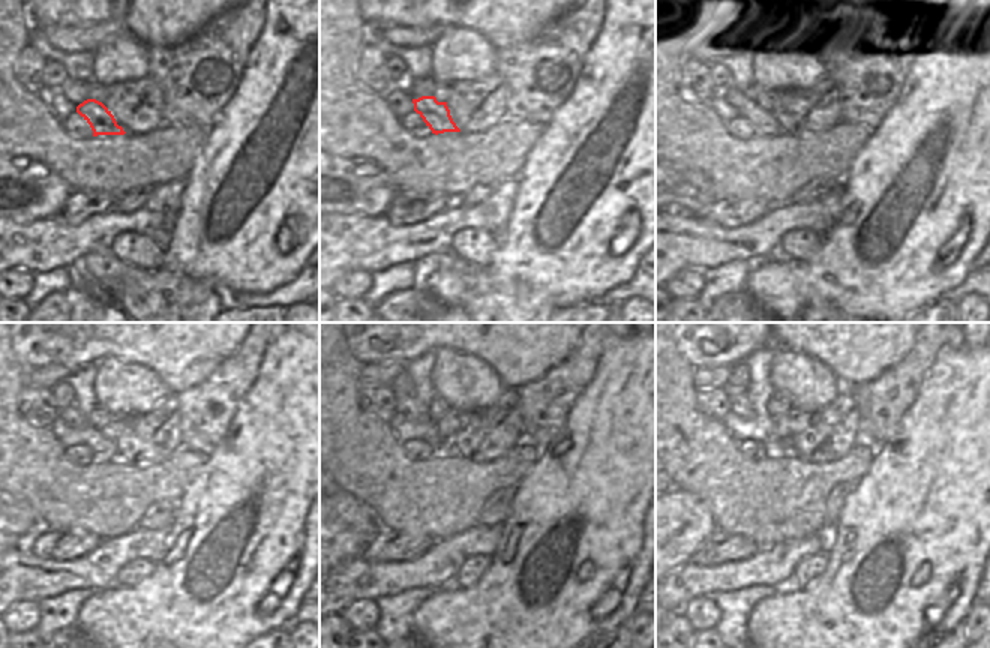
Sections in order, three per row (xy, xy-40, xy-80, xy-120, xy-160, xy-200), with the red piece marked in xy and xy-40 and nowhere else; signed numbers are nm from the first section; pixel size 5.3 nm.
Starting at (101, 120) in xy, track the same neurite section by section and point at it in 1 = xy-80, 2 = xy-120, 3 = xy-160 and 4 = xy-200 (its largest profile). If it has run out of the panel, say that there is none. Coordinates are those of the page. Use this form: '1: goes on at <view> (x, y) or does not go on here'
1: goes on at xy-80 (744, 83)
2: goes on at xy-120 (71, 414)
3: goes on at xy-160 (405, 405)
4: goes on at xy-200 (740, 404)

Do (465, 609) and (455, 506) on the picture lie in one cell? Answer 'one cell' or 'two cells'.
two cells

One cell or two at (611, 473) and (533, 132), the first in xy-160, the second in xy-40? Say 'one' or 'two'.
two

